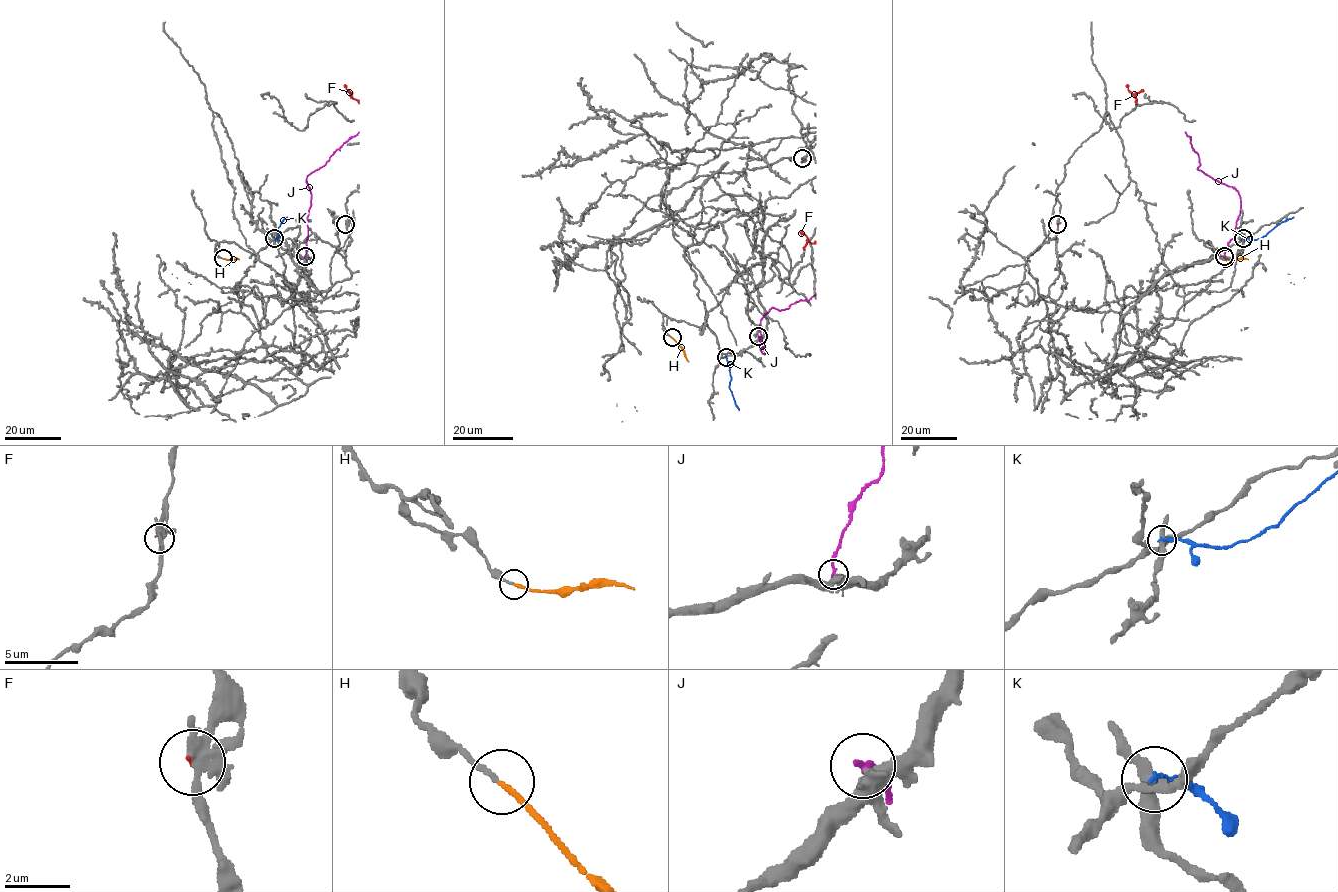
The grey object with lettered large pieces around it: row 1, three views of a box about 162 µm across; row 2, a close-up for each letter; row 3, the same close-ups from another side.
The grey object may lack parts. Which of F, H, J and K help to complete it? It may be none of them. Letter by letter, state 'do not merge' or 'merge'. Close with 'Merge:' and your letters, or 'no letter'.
F: merge
H: merge
J: do not merge
K: do not merge
Merge: F, H

